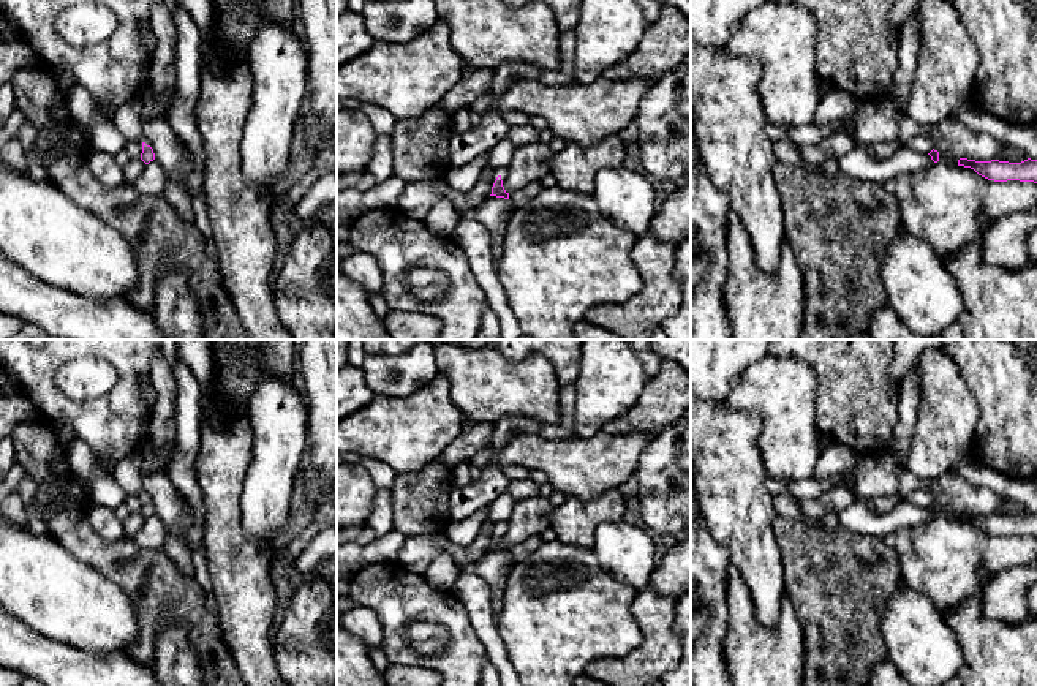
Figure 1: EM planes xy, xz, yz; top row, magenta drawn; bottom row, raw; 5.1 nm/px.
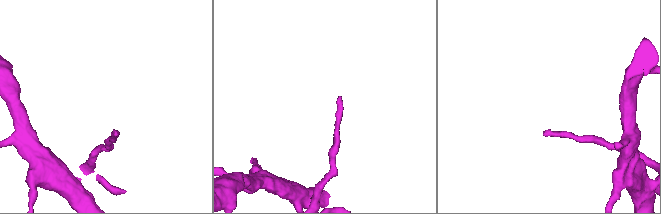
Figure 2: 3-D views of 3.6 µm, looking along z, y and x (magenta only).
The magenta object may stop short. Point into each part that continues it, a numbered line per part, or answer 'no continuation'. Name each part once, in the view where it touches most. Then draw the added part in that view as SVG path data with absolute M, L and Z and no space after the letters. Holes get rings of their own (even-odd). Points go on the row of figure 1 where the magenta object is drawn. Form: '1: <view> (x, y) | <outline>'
no continuation

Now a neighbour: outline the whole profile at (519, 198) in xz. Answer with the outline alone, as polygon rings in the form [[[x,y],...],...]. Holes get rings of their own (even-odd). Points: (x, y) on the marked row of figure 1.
[[[533,182],[522,190],[515,190],[509,194],[509,199],[515,209],[523,209],[542,191],[542,185],[539,182]]]

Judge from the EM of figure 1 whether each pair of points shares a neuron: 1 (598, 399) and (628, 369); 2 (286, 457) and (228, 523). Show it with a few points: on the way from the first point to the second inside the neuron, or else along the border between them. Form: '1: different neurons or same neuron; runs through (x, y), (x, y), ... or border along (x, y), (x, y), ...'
1: same neuron; runs through (604, 392), (620, 376)
2: different neurons; border along (247, 471), (241, 500), (241, 528), (258, 541)

